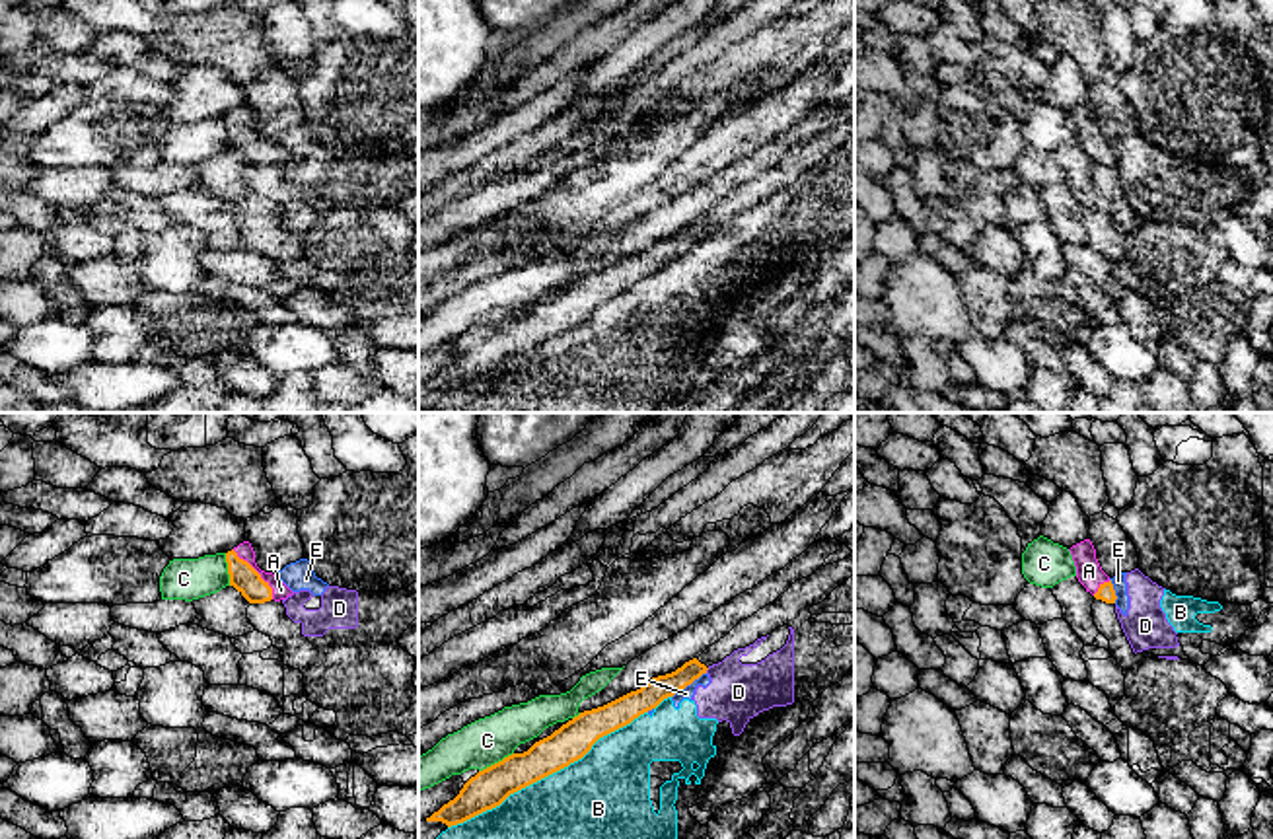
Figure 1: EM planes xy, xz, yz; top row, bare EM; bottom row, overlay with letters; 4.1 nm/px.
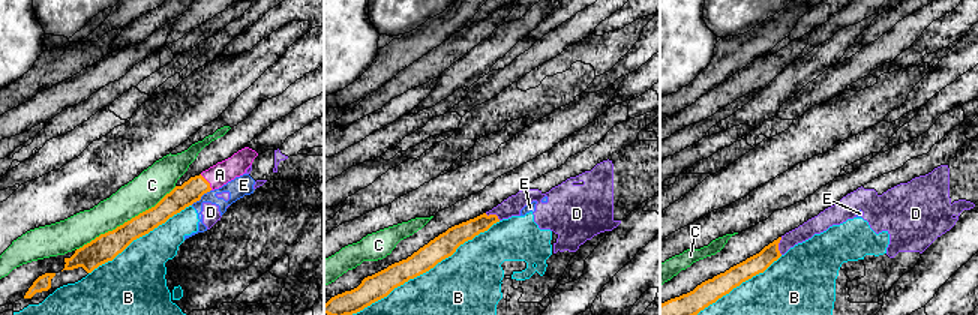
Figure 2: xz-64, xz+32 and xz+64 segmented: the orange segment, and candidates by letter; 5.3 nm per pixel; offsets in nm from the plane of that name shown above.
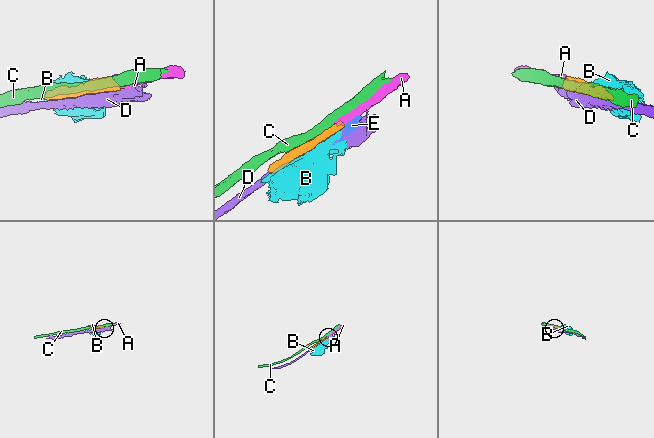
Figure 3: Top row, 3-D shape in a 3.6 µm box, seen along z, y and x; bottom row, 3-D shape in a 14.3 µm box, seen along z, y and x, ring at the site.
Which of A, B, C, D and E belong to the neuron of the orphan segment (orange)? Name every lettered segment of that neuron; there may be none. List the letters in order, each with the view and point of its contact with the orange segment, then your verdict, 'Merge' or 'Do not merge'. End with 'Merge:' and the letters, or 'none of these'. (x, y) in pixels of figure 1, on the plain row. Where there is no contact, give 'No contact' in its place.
A: Touches orange at xy (257, 137). Merge
B: Touches orange at xz (547, 339). Do not merge
C: Touches orange at xz (495, 328). Do not merge
D: Touches orange at xz (707, 232). Do not merge
E: Touches orange at xz (688, 248). Do not merge
Merge: A

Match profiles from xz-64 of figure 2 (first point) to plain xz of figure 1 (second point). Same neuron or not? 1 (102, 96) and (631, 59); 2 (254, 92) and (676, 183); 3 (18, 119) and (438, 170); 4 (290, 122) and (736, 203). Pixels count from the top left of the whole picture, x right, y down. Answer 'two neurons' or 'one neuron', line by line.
1: two neurons
2: one neuron
3: one neuron
4: one neuron

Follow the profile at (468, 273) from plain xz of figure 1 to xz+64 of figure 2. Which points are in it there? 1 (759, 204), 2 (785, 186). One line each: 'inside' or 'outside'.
1: inside
2: inside

